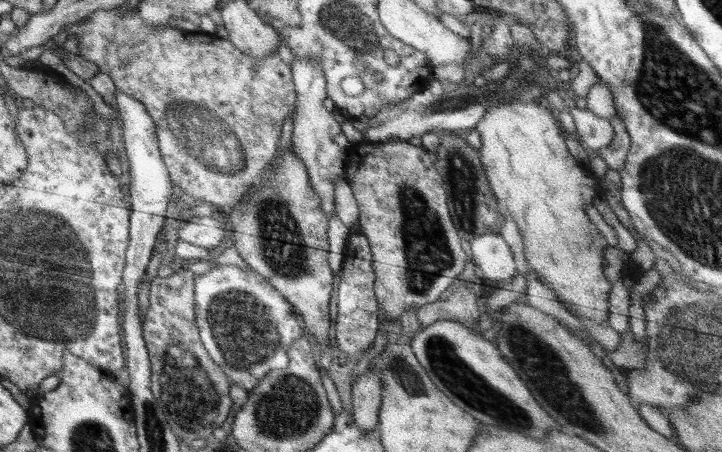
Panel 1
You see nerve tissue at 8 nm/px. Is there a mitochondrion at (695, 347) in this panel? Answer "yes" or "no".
yes

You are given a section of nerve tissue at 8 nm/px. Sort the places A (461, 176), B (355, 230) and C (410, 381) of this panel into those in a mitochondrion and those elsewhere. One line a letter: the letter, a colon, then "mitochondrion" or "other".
A: mitochondrion
B: other
C: mitochondrion

